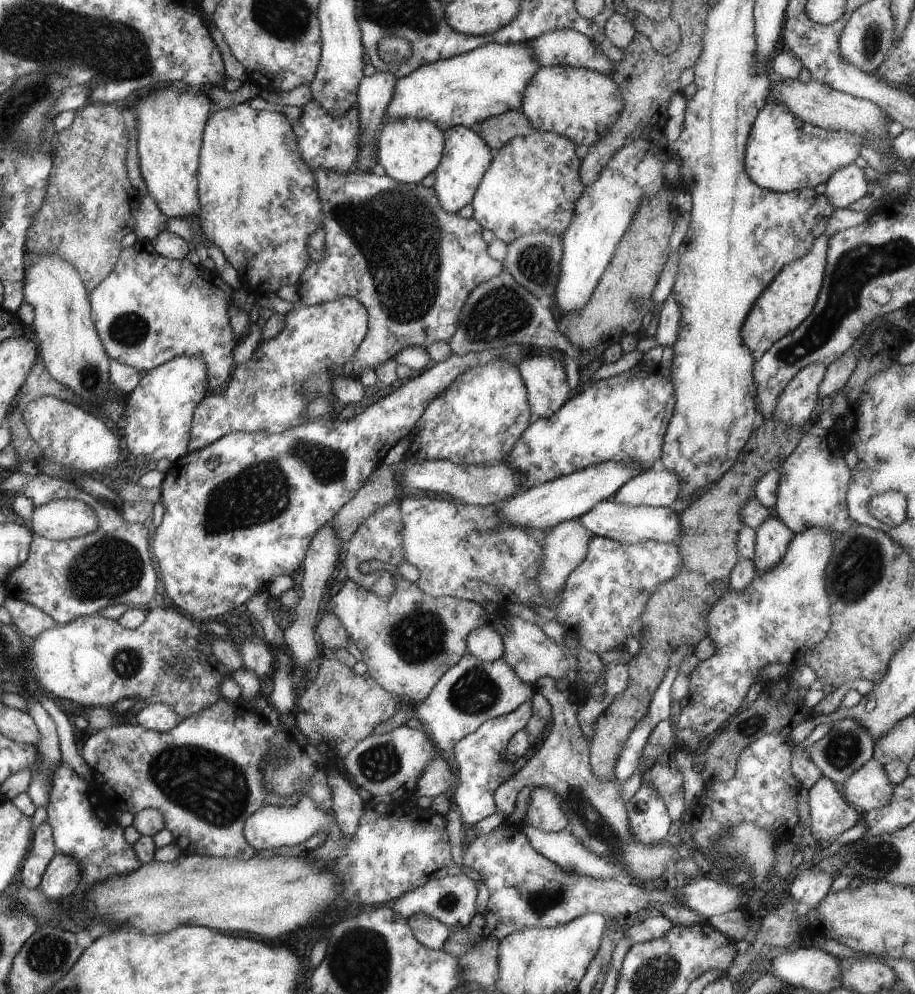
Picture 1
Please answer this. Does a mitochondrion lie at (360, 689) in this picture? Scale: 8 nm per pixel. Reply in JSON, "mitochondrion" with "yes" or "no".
{"mitochondrion":"no"}

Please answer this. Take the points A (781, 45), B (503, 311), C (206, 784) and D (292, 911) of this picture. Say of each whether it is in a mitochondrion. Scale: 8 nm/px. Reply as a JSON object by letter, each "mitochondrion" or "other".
{"A":"other","B":"mitochondrion","C":"mitochondrion","D":"other"}

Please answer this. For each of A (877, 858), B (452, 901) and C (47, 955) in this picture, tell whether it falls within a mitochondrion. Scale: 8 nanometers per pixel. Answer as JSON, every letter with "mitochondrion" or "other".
{"A":"mitochondrion","B":"mitochondrion","C":"mitochondrion"}

